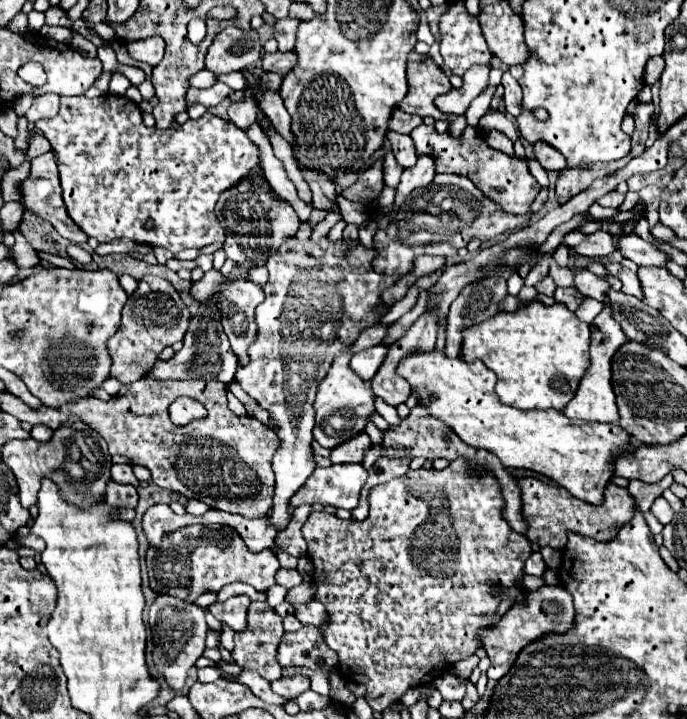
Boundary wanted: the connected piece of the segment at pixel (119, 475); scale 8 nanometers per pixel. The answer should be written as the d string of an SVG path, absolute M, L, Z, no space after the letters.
M126 463L126 465L112 465L112 479L118 481L118 483L134 483L138 487L138 479L132 471L132 465Z

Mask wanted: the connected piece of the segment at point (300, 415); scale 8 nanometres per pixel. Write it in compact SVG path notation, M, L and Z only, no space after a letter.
M286 237L276 255L266 263L270 279L264 285L264 303L256 307L258 333L250 345L250 361L246 365L238 363L234 379L270 413L272 423L278 427L280 449L272 461L276 491L270 513L272 523L278 529L286 527L292 517L288 509L290 497L314 471L310 441L314 429L312 405L318 385L326 377L334 355L348 351L364 329L378 323L380 295L398 281L394 275L374 271L374 255L374 247L366 249L360 241L350 249L344 239L330 241L328 237L322 237L312 241L308 237L300 241L298 237Z

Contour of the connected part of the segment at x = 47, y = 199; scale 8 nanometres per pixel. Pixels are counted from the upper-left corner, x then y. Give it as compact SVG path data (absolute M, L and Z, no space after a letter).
M50 151L50 153L44 153L40 157L34 159L32 163L32 169L28 173L28 177L20 183L20 205L24 211L30 211L46 221L50 221L54 225L54 229L66 237L70 243L86 243L88 235L80 231L80 227L68 217L68 211L64 207L64 201L62 198L62 187L60 185L60 179L58 179L58 165L56 165L56 153Z

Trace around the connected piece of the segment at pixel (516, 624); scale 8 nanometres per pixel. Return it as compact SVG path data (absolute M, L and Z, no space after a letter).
M544 585L536 591L524 591L522 603L514 603L510 607L510 611L498 619L496 625L490 625L490 627L478 631L482 647L486 649L490 661L492 661L492 667L488 669L488 679L498 681L502 675L506 675L506 671L512 667L512 663L516 661L516 655L520 653L520 649L526 643L530 643L546 633L566 633L570 629L572 621L574 621L572 597L560 585L556 585L556 587Z

